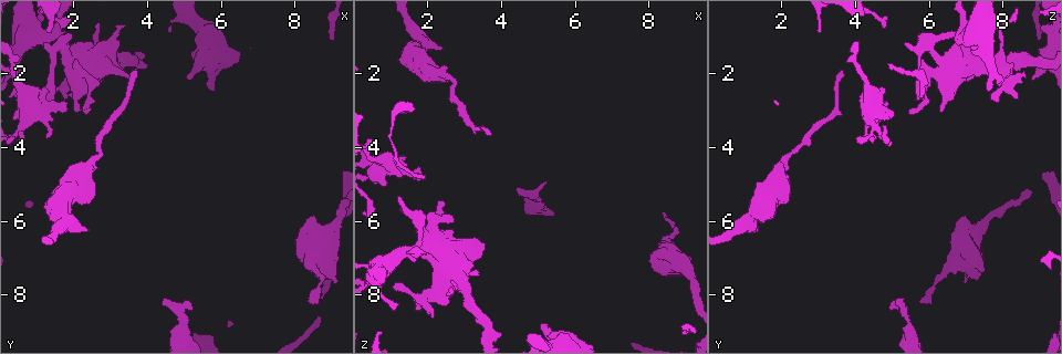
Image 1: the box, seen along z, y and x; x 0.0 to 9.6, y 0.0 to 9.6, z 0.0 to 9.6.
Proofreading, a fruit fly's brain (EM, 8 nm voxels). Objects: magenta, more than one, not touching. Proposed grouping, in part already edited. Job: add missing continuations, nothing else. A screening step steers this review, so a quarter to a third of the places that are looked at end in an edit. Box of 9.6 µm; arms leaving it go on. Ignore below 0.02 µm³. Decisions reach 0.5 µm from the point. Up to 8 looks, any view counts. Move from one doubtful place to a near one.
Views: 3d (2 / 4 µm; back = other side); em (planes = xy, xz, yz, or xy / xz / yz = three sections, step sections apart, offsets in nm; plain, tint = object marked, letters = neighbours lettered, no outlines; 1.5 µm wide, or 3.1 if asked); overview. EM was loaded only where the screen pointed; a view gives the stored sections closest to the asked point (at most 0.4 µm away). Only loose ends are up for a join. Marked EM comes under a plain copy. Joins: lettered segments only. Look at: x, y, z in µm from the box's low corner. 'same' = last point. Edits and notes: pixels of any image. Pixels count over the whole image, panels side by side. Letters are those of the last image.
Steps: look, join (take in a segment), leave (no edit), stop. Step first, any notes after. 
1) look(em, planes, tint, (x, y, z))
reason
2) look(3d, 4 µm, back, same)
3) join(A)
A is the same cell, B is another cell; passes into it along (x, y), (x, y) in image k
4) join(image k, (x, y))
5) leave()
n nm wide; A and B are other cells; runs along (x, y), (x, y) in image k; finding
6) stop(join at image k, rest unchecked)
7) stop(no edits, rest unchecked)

look(em, planes, letters, (8.40, 8.20, 5.75))
thin end

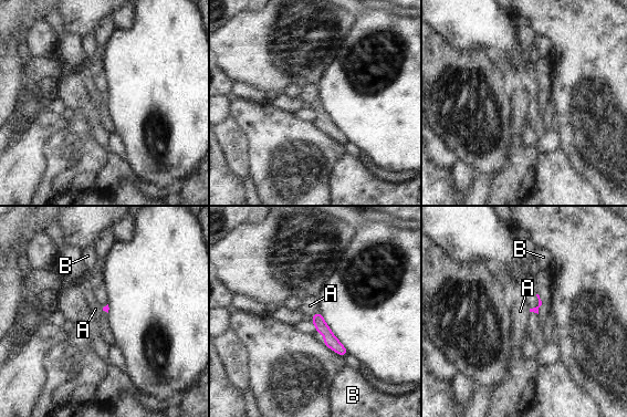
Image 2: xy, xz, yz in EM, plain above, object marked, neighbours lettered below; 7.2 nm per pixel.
leave()
A and B are other cells; border along (320, 311), (311, 315) in image 2; none of them fits

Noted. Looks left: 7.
look(3d, 2 µm, (3.35, 0.65, 7.25))
an open end

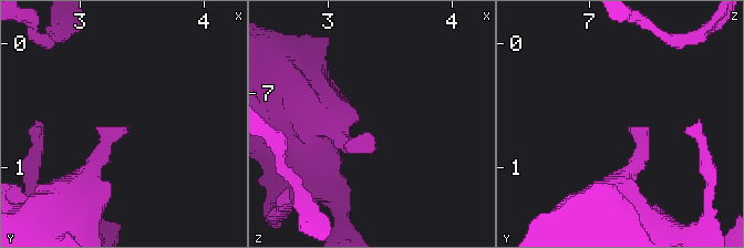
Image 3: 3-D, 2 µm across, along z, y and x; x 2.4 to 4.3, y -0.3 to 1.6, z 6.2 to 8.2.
look(em, xz, step 4, letters, (3.32, 0.70, 7.32))

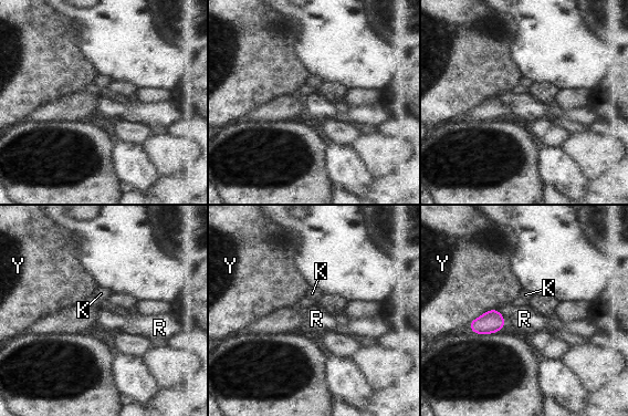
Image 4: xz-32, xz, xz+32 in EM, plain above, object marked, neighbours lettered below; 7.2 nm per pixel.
leave()
K, R and Y are other cells; border along (496, 309), (504, 318) in image 4; no lettered segment goes on from it

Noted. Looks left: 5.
look(3d, 2 µm, (2.05, 1.60, 5.75))
stops while still wide

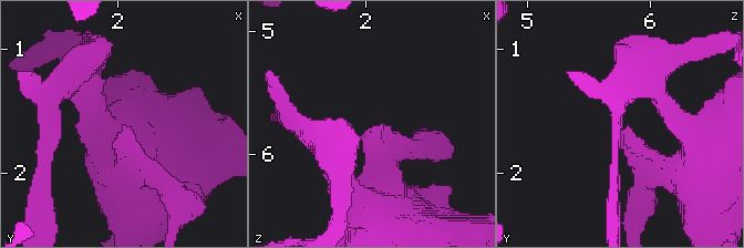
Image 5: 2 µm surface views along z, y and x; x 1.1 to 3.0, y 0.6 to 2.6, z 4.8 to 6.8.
look(em, xy, step 8, letters, (2.04, 1.62, 5.84))
need the tissue

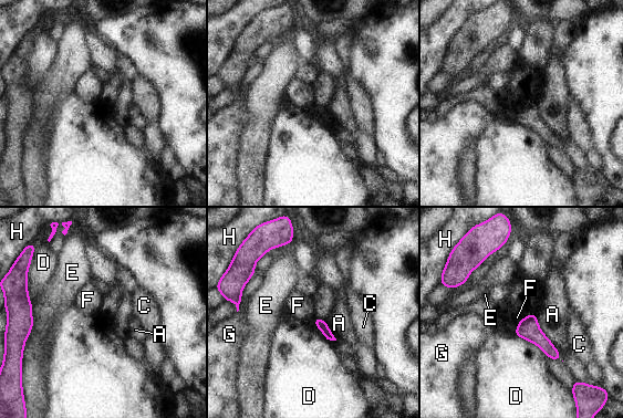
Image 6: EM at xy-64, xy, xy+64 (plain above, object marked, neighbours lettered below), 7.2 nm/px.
leave()
A, C, D, E, F, G and H are other cells; no lettered segment goes on from it

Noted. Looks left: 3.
stop(no edits, rest unchecked)

